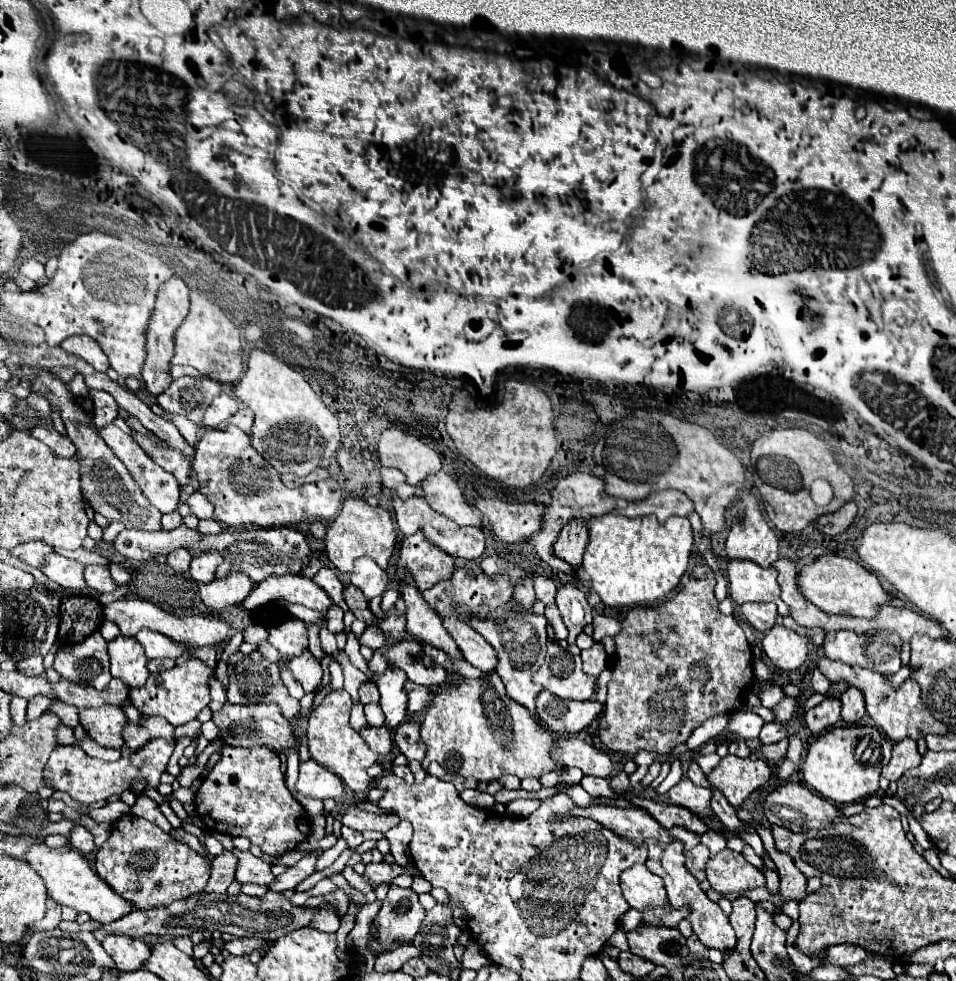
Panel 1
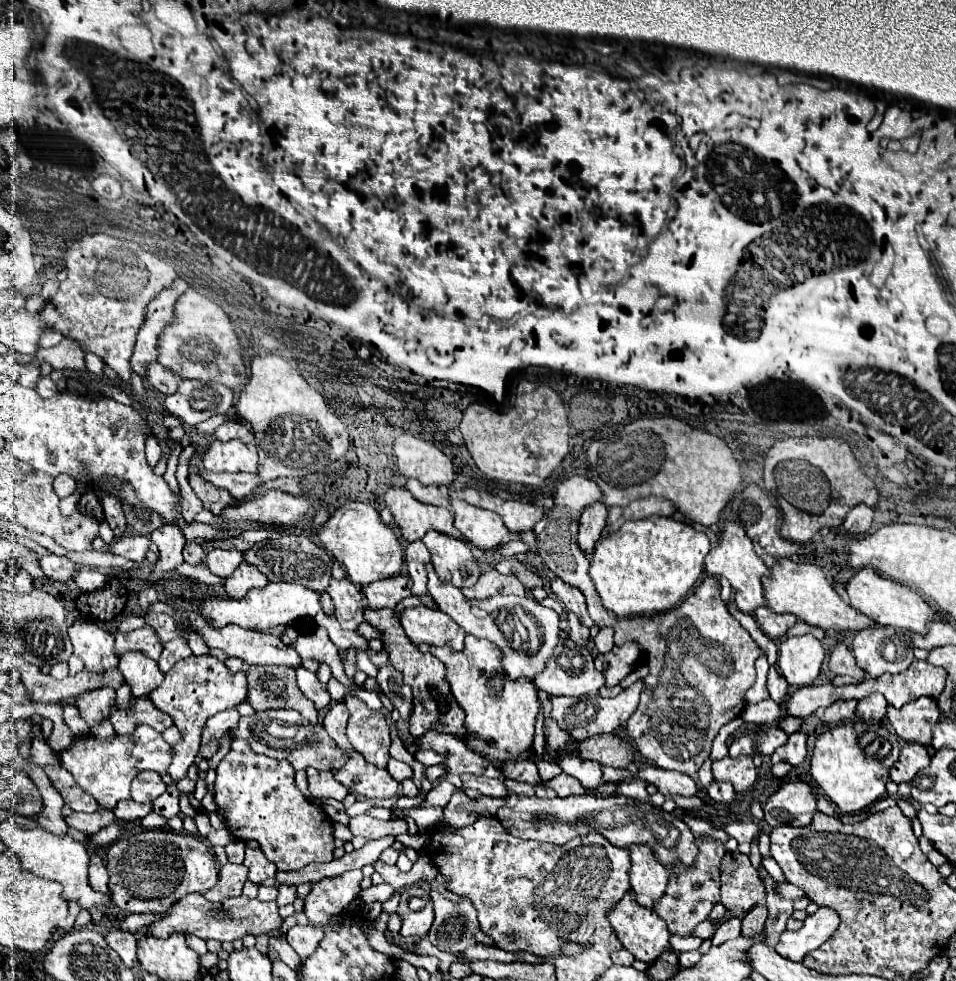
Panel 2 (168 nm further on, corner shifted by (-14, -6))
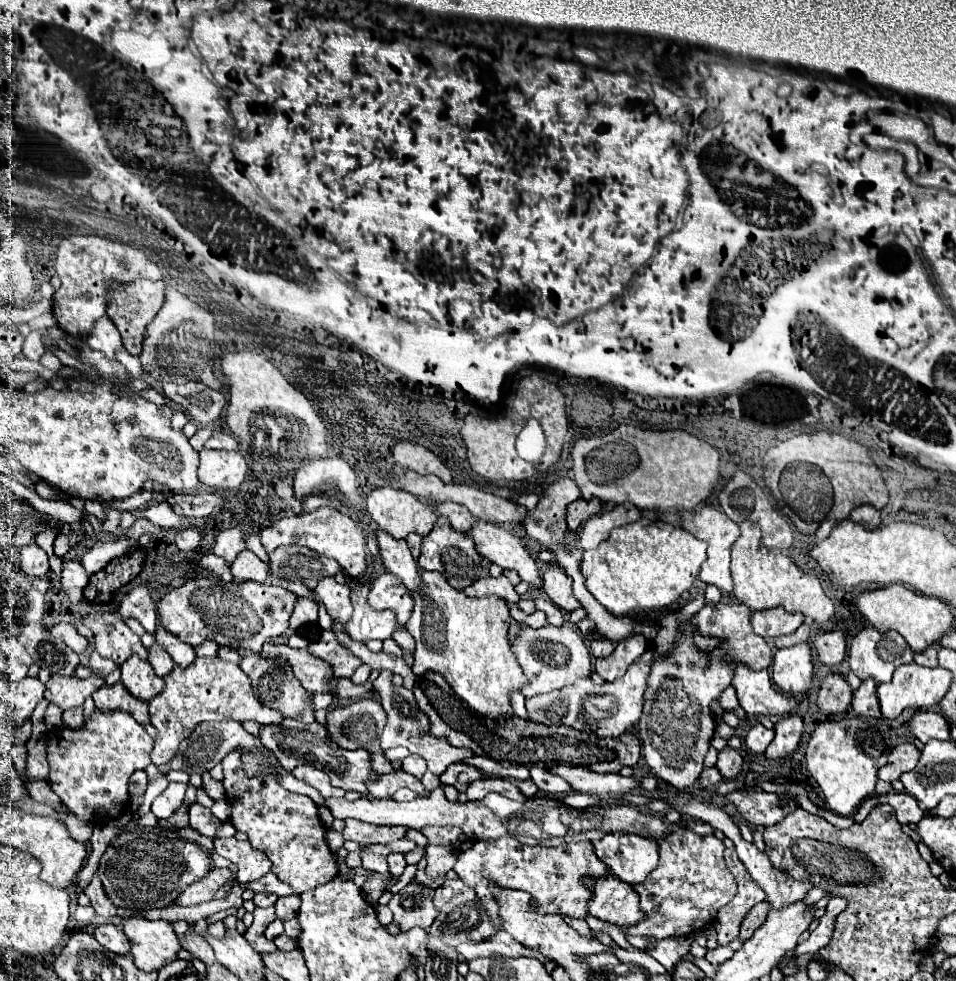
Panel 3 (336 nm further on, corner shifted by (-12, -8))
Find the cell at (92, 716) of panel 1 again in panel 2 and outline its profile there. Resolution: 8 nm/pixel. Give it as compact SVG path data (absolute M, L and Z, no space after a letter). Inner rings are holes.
M92 690L76 700L80 716L90 728L98 726L102 720L110 720L110 708L114 704L116 704L114 690Z

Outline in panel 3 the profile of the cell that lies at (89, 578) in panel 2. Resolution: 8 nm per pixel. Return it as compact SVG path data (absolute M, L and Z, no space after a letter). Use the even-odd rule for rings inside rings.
M64 560L62 572L60 572L60 586L62 590L72 590L72 588L84 588L88 584L88 578L82 564L78 560Z

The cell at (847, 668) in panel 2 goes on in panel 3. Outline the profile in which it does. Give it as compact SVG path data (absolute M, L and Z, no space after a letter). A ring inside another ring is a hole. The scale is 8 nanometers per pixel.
M834 630L834 632L818 634L814 638L814 648L816 648L816 654L818 654L820 662L824 662L826 666L838 666L846 656L844 632Z

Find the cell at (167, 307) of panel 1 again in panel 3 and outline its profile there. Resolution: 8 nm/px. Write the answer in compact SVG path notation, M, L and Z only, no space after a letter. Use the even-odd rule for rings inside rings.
M138 278L128 284L112 284L112 290L106 294L106 316L118 328L122 336L122 344L132 356L140 356L144 328L156 316L158 308L162 306L162 300L164 300L164 282L162 280L152 282L144 278Z

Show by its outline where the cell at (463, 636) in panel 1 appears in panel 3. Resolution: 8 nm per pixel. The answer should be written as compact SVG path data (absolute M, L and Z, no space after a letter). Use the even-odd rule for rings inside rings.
M366 584L352 588L350 600L352 600L354 612L346 622L346 632L358 642L366 642L370 638L386 640L398 628L398 624L394 624L394 612L372 610L368 606L368 592L370 588Z

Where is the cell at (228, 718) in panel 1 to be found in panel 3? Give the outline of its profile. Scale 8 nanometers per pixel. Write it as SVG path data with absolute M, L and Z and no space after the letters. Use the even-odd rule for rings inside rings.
M284 718L284 722L280 726L262 726L260 742L274 756L278 756L278 760L286 772L292 772L300 764L318 766L330 774L332 786L342 788L342 790L354 790L360 794L368 794L366 782L378 780L378 776L372 772L372 766L370 766L370 752L366 752L364 748L360 748L360 750L338 748L338 744L328 742L326 728L320 726L318 722L306 726L306 724L296 724L296 720Z

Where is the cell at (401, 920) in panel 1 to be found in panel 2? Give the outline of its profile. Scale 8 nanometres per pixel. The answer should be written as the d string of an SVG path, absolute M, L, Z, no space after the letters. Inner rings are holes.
M412 886L408 890L402 890L402 900L398 904L398 916L402 918L402 936L426 936L432 920L432 900L428 896L428 890L424 886Z

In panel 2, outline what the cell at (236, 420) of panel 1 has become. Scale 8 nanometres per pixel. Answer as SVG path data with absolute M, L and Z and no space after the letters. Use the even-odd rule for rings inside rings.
M230 420L216 430L216 440L242 440L248 444L254 442L254 432L248 424L242 424L240 420Z

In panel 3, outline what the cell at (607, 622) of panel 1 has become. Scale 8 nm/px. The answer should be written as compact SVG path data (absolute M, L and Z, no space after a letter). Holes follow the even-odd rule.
M596 640L590 644L590 650L592 654L598 658L598 656L608 656L612 650L614 650L614 644L610 640Z

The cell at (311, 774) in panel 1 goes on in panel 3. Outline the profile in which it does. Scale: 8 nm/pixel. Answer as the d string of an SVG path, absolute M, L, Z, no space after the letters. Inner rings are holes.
M308 764L296 766L296 768L292 770L292 776L298 778L298 780L302 780L302 782L306 782L306 784L310 784L310 786L314 786L324 798L330 798L330 796L342 798L342 796L346 794L344 790L334 788L334 786L330 784L330 778L328 778L328 774L326 774L324 770L314 768L314 766L308 766Z

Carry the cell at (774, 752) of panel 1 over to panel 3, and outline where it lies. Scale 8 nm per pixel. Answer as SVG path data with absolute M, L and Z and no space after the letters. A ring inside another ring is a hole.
M790 714L784 718L778 718L774 722L774 740L766 748L768 758L784 758L790 756L800 742L802 736L802 718L798 714Z

